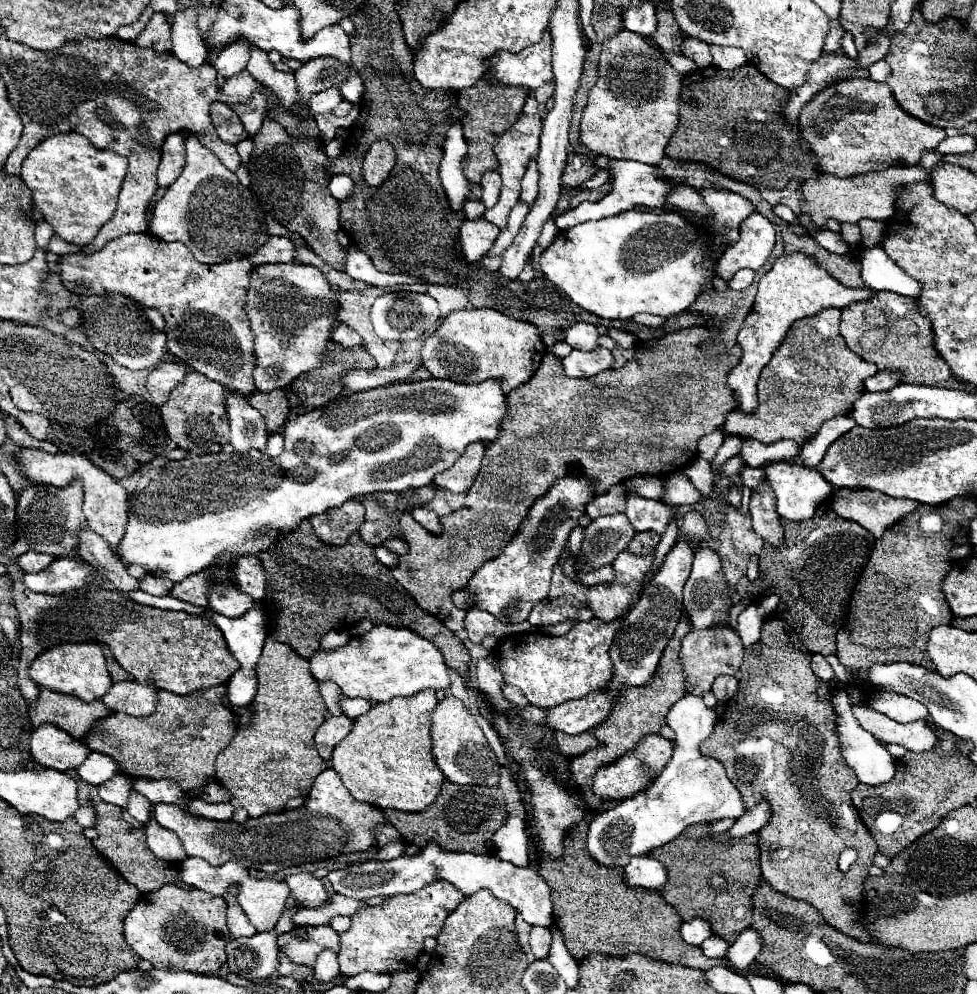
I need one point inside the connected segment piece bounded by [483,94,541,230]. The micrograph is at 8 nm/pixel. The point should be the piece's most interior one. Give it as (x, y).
(517, 147)

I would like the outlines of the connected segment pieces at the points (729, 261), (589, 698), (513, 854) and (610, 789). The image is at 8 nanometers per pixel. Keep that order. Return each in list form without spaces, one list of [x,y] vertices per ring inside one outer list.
[[[753,212],[749,218],[745,218],[739,232],[741,236],[737,244],[729,246],[715,266],[723,280],[731,280],[731,276],[741,268],[759,270],[773,252],[775,224],[759,212]]]
[[[597,690],[587,694],[585,698],[579,700],[567,700],[551,710],[547,710],[545,720],[553,730],[569,732],[569,734],[579,734],[585,730],[595,728],[601,724],[609,710],[611,710],[611,700],[617,692],[607,692],[607,690]]]
[[[507,816],[505,826],[493,834],[495,850],[501,860],[507,860],[519,868],[529,866],[529,838],[523,816]]]
[[[649,734],[645,738],[641,738],[641,742],[627,754],[623,754],[621,758],[617,758],[615,762],[601,766],[595,776],[593,776],[593,794],[605,802],[609,800],[625,800],[631,798],[639,792],[643,792],[645,788],[649,788],[653,784],[653,780],[663,772],[663,768],[667,766],[667,762],[671,760],[675,744],[659,734]]]

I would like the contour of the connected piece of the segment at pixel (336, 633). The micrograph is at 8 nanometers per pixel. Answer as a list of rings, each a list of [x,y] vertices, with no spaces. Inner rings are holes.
[[[331,630],[325,634],[325,638],[321,638],[319,648],[321,650],[337,650],[341,646],[345,646],[349,642],[349,634],[341,632],[341,630]]]

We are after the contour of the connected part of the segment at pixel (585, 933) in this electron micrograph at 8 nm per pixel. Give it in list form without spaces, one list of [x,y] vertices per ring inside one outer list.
[[[589,822],[575,824],[563,842],[561,858],[541,854],[539,874],[551,886],[555,926],[565,936],[565,946],[575,960],[583,960],[591,952],[607,956],[625,956],[631,952],[687,968],[709,970],[713,966],[731,968],[729,962],[707,958],[699,946],[691,946],[681,938],[681,916],[663,900],[657,890],[629,890],[623,884],[621,868],[603,868],[587,856],[585,838]]]

